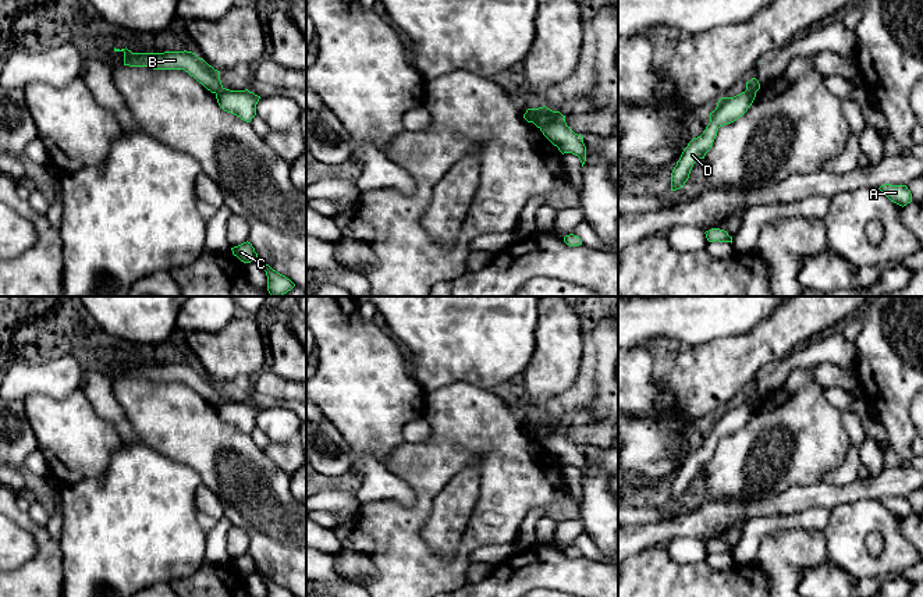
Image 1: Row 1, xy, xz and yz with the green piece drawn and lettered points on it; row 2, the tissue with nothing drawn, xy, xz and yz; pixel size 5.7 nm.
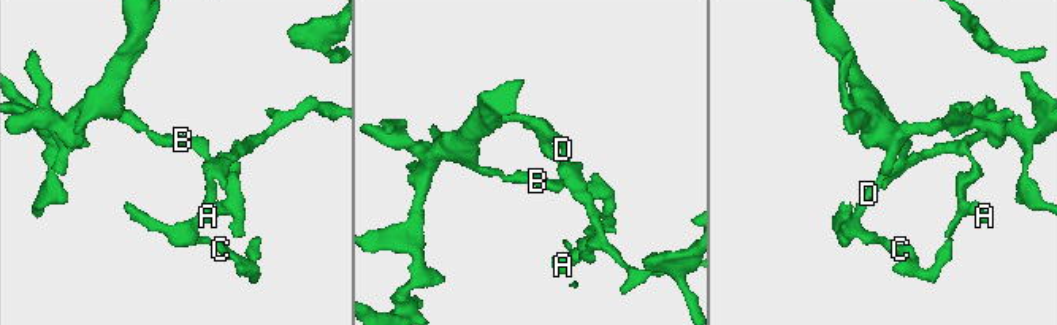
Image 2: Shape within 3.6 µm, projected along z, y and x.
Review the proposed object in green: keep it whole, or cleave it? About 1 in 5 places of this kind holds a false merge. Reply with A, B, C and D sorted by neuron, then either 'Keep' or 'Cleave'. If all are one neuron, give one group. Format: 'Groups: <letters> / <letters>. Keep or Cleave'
Groups: A C D / B. Cleave

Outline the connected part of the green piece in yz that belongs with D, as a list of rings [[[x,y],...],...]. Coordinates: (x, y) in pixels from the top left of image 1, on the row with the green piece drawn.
[[[748,89],[734,97],[721,97],[714,111],[710,113],[710,122],[697,138],[693,138],[684,149],[677,166],[671,173],[671,191],[677,191],[685,185],[693,164],[704,159],[711,149],[720,127],[731,124],[742,117],[752,106],[756,92]]]

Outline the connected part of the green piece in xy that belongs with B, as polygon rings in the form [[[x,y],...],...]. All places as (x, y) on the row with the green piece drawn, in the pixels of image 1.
[[[114,47],[114,51],[124,53],[124,65],[153,70],[184,70],[212,93],[223,90],[220,71],[192,51],[132,53],[127,47],[121,50]]]

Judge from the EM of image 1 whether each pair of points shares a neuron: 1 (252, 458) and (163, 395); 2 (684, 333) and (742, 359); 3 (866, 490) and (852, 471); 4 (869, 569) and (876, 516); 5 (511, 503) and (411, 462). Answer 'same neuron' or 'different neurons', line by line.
1: same neuron
2: different neurons
3: different neurons
4: same neuron
5: same neuron

